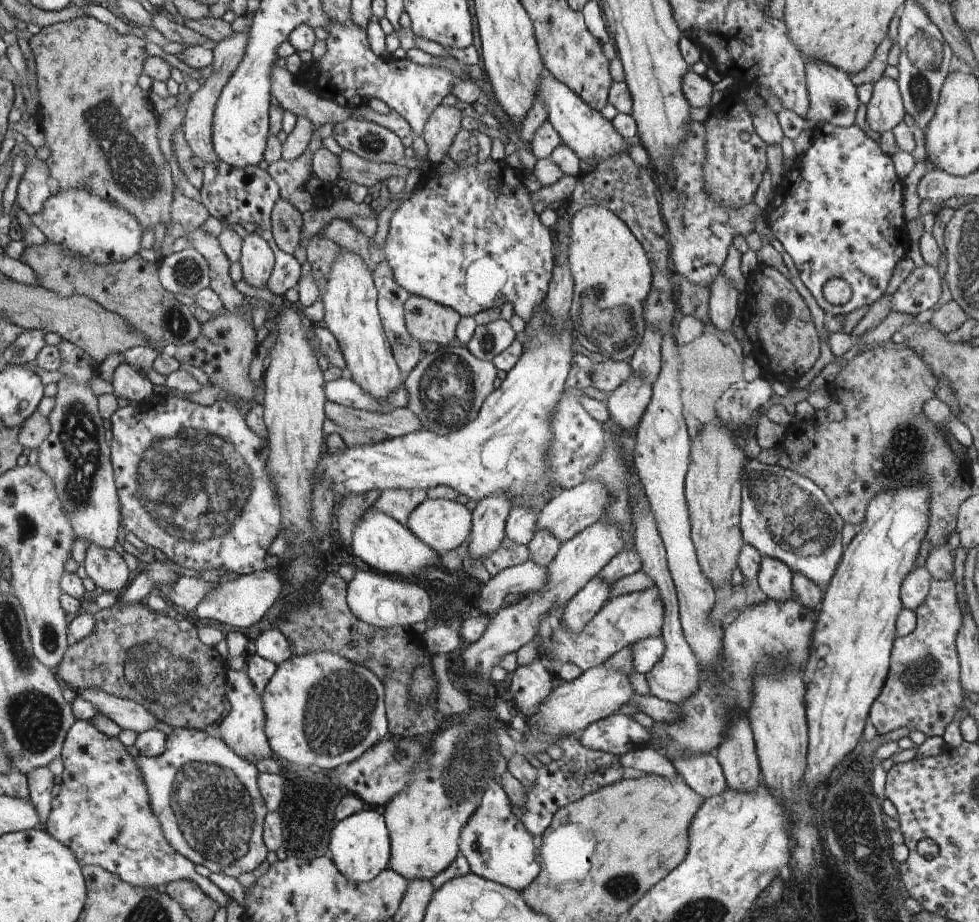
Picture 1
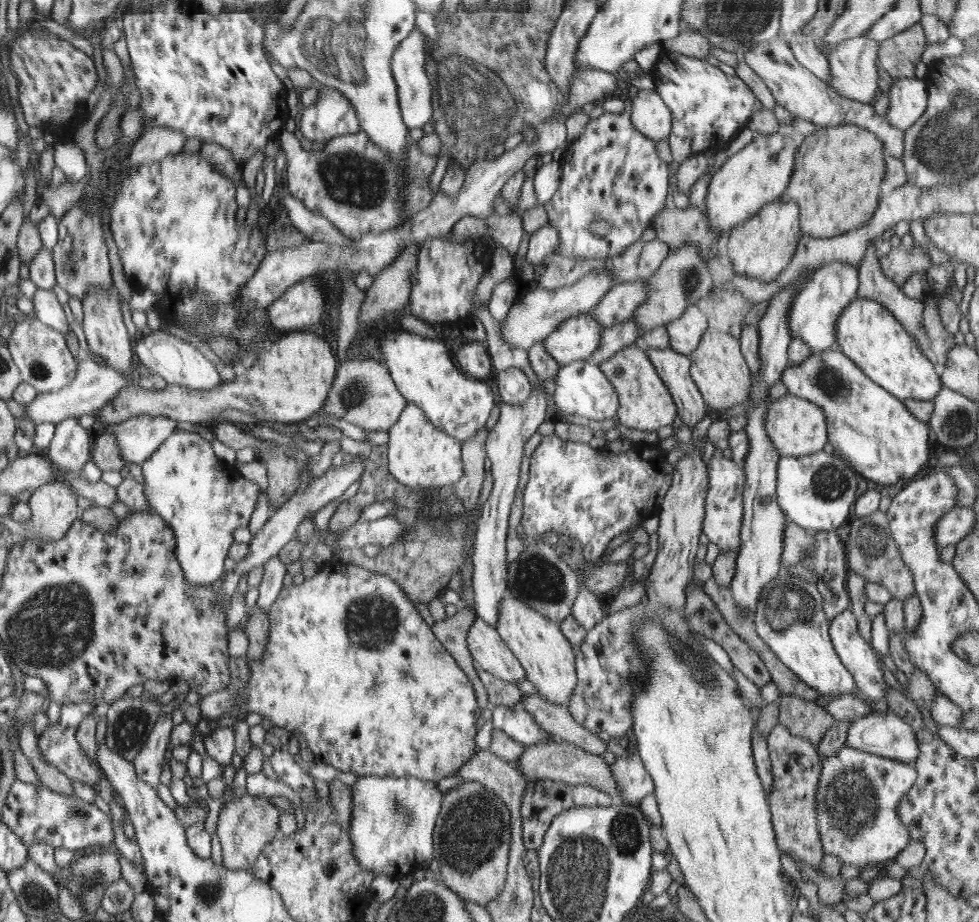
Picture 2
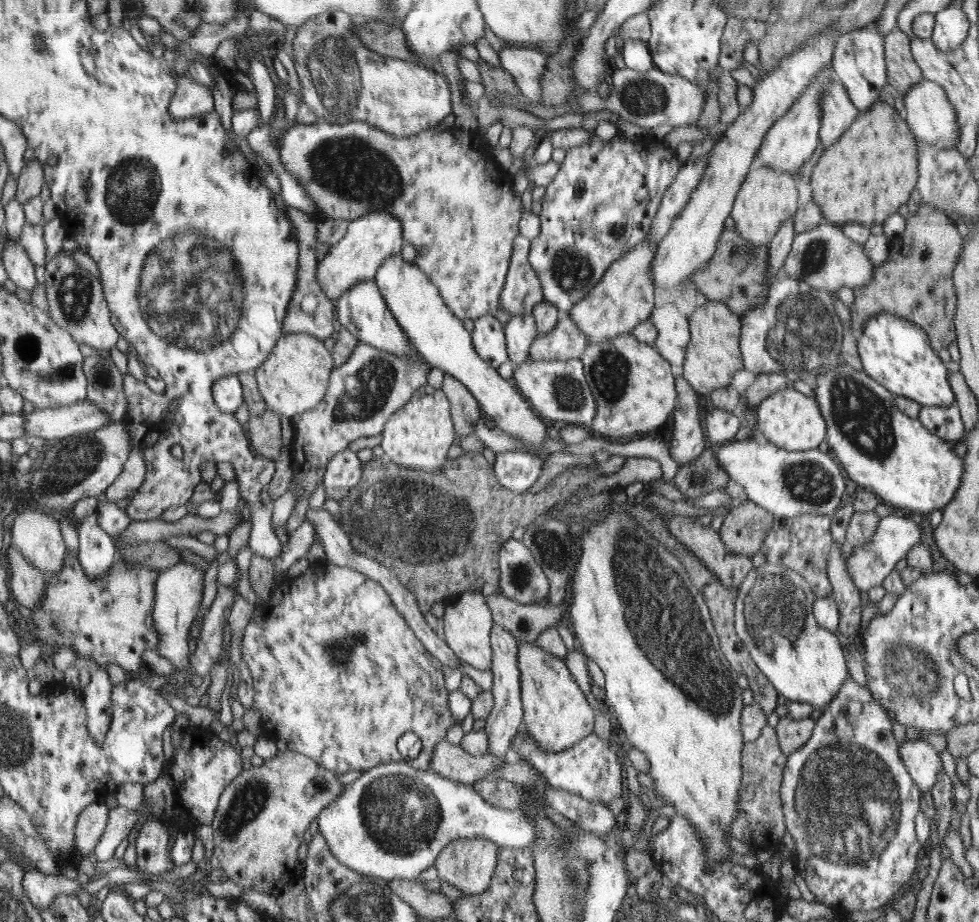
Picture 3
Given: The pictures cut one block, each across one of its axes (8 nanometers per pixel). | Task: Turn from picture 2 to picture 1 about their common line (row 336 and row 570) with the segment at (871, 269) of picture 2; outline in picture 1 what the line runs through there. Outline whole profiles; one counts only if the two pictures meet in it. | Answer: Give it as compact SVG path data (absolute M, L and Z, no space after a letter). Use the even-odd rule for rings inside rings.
M916 566L904 579L900 589L901 601L906 609L914 611L926 600L934 578L927 568Z

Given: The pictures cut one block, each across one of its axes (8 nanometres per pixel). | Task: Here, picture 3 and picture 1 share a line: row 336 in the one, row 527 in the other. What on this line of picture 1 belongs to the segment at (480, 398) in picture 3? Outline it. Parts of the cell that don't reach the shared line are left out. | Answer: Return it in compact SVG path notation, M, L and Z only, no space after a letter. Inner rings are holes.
M427 499L411 514L406 526L440 554L460 546L471 534L473 514L457 501Z

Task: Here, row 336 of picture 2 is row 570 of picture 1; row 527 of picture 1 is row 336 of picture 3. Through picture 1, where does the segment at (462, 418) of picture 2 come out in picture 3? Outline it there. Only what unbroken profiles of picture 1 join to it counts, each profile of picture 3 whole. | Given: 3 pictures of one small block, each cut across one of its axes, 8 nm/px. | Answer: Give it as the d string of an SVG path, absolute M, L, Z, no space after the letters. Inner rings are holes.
M374 279L360 281L346 293L342 293L336 304L336 323L338 327L348 329L359 342L371 344L372 347L382 349L396 354L396 356L408 359L420 359L424 361L424 356L416 350L416 346L412 344L411 338L407 336L407 332L402 328L396 320L395 315L387 306L386 298L379 291L379 285Z

